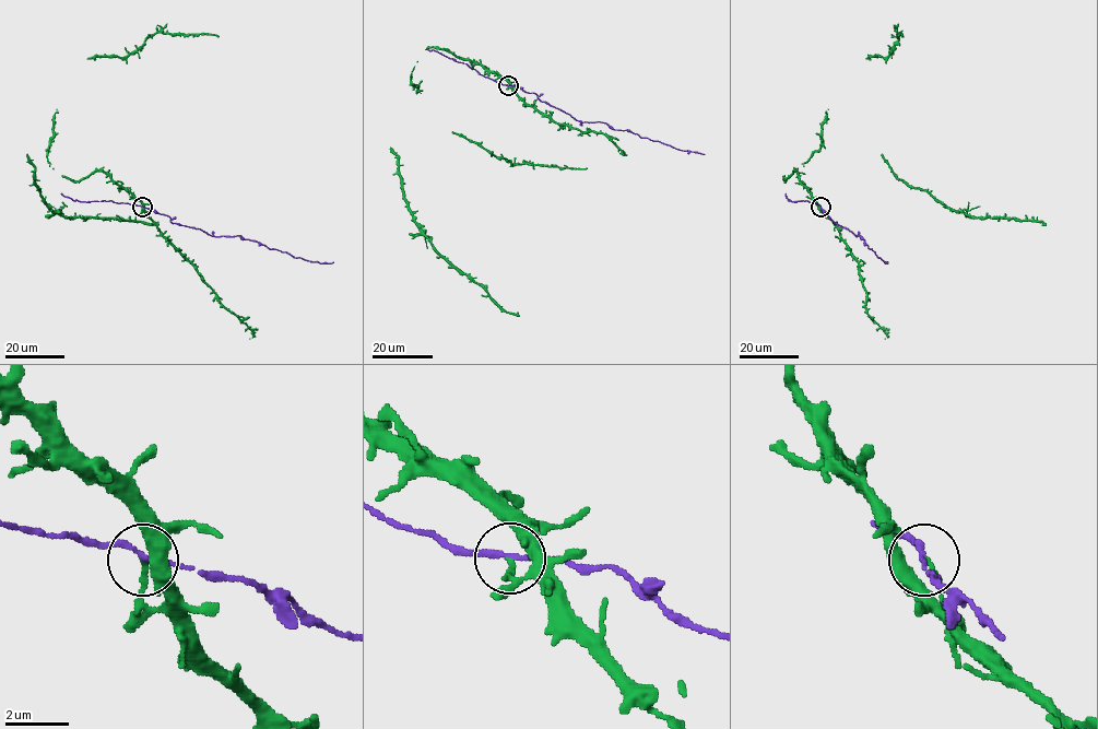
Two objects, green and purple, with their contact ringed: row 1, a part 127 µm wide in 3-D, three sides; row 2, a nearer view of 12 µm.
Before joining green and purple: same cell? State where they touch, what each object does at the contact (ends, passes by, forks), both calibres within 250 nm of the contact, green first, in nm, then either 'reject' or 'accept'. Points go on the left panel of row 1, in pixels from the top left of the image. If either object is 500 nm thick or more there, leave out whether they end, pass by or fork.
(142, 207) | green ends | purple passes by | 170/150 nm | reject

